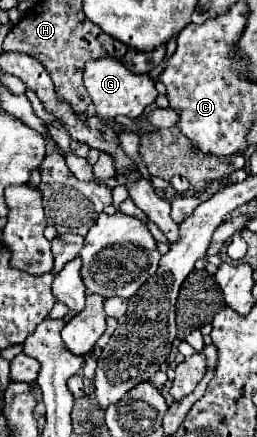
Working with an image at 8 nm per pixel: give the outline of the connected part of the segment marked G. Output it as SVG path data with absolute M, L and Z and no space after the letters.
M102 57L102 59L94 59L94 61L86 63L84 85L92 97L96 115L106 121L118 117L118 115L138 117L158 97L154 81L148 75L136 75L136 73L128 71L120 61L114 61L112 57Z

